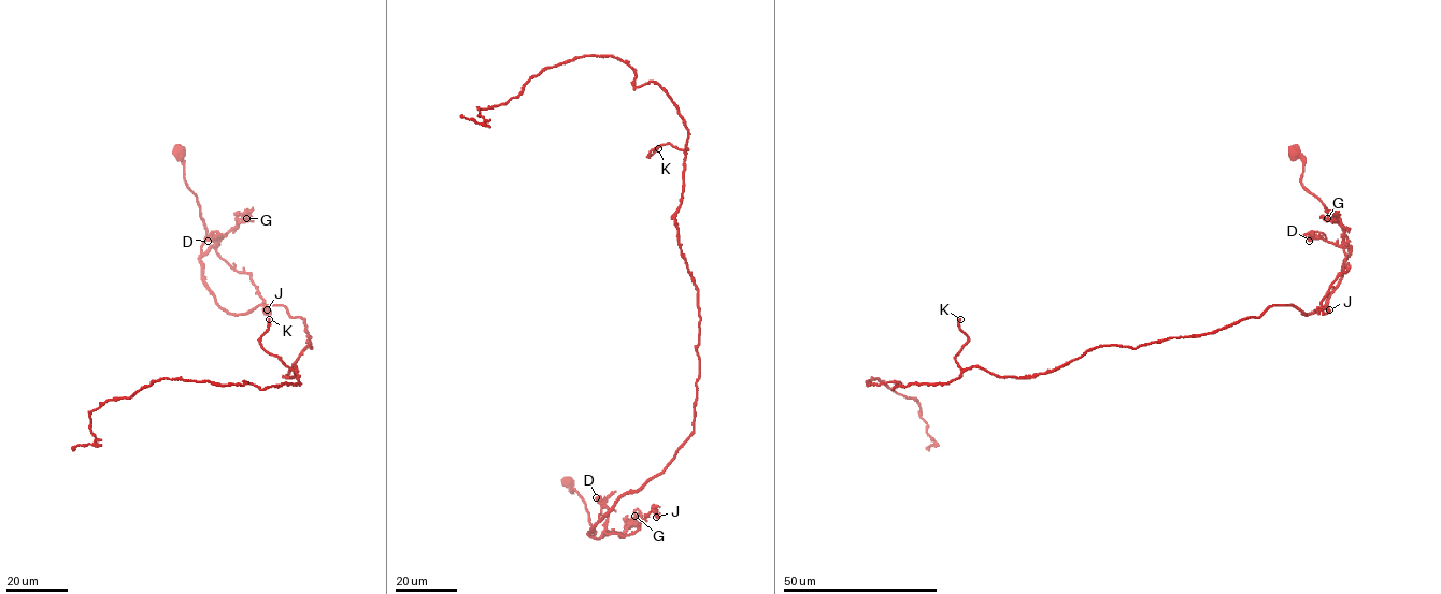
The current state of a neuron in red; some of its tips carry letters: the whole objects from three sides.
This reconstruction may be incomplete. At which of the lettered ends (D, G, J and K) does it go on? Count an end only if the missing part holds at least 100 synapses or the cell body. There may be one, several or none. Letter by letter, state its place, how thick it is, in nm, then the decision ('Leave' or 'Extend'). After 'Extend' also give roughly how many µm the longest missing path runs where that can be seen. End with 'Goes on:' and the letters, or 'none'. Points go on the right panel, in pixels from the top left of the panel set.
D: Place: (1309, 241). Thickness 200 nm. Leave
G: Place: (1327, 218). Thickness 180 nm. Leave
J: Place: (1329, 309). Thickness 200 nm. Leave
K: Place: (960, 319). Thickness 280 nm. Extend. Missing length about 110 µm
Goes on: K

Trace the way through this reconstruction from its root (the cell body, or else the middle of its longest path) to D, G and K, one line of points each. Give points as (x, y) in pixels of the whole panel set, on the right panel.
D: (1295, 153), (1303, 164), (1301, 184), (1338, 220), (1347, 240), (1349, 252), (1351, 249), (1315, 236), (1309, 241)
G: (1295, 153), (1303, 164), (1301, 184), (1340, 223), (1350, 252), (1344, 229), (1327, 218)
K: (1295, 153), (1349, 246), (1311, 314), (1272, 305), (1031, 377), (961, 370), (960, 319)

